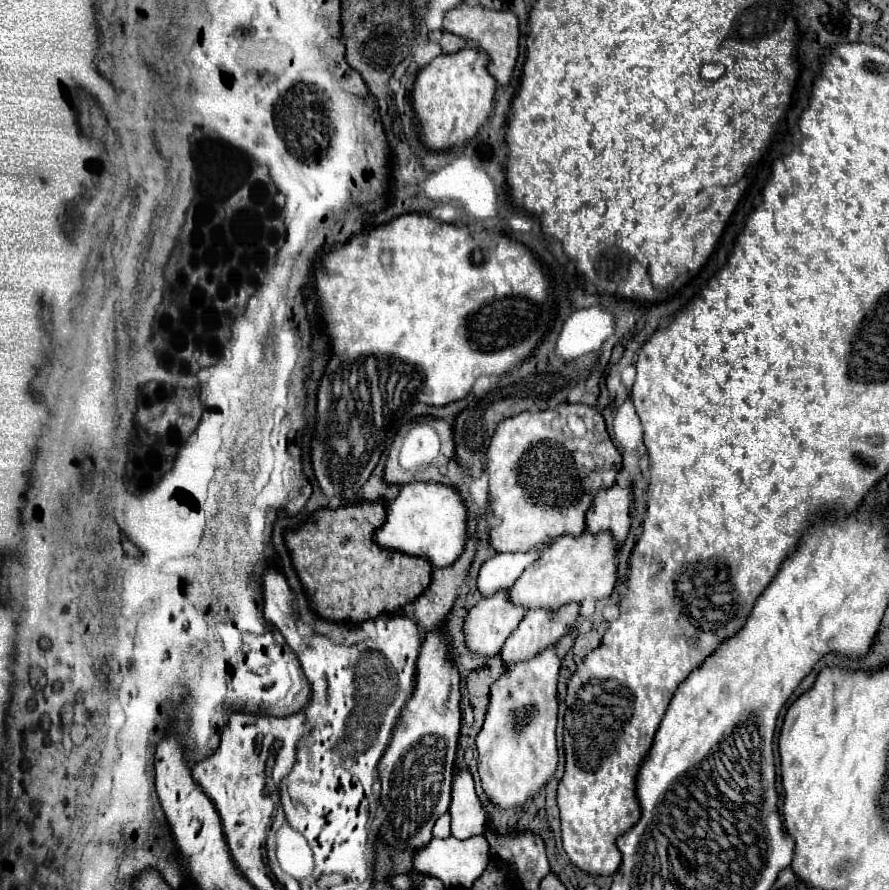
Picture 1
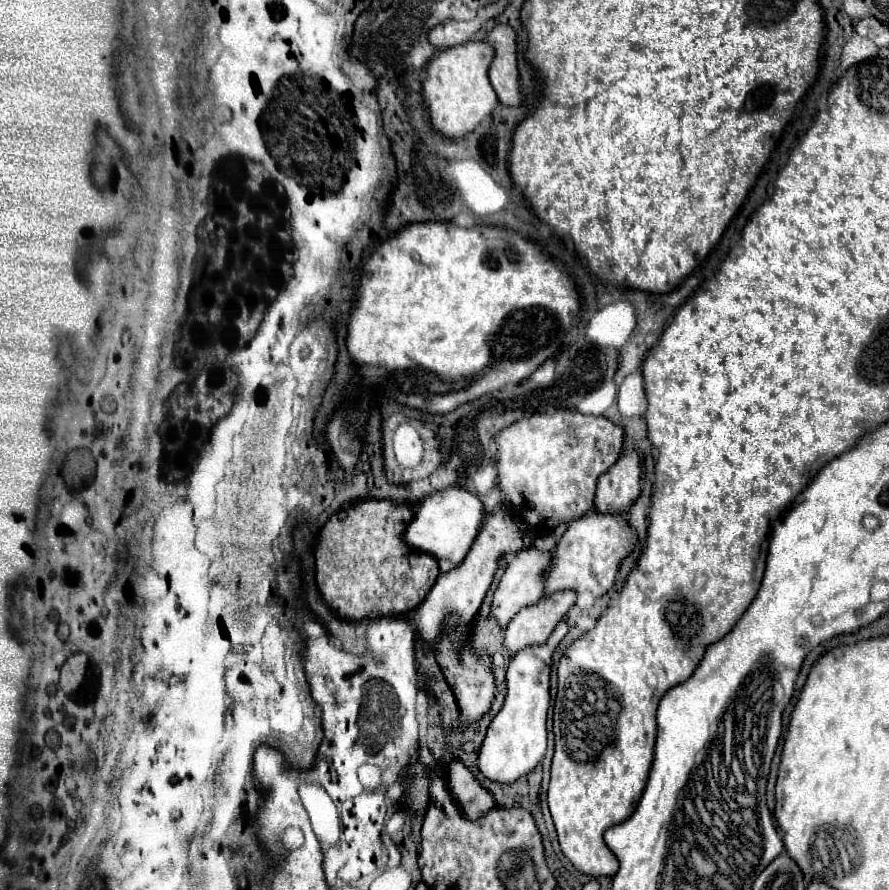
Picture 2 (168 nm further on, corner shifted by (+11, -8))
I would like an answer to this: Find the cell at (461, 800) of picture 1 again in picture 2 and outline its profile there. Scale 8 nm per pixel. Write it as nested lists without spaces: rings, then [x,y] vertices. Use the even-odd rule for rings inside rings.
[[[457,759],[447,767],[447,783],[459,807],[467,813],[467,817],[475,819],[479,813],[487,813],[495,807],[493,795],[473,777],[473,773]]]

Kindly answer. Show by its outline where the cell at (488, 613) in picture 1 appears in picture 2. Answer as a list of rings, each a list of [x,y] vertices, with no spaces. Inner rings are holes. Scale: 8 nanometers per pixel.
[[[529,547],[529,549],[523,549],[519,553],[515,553],[515,557],[511,559],[497,591],[495,591],[495,599],[493,599],[493,617],[505,627],[513,617],[515,613],[521,609],[521,607],[527,607],[527,605],[533,605],[537,603],[543,593],[545,593],[545,575],[549,571],[549,567],[553,565],[553,549],[551,551],[541,551],[537,547]]]

